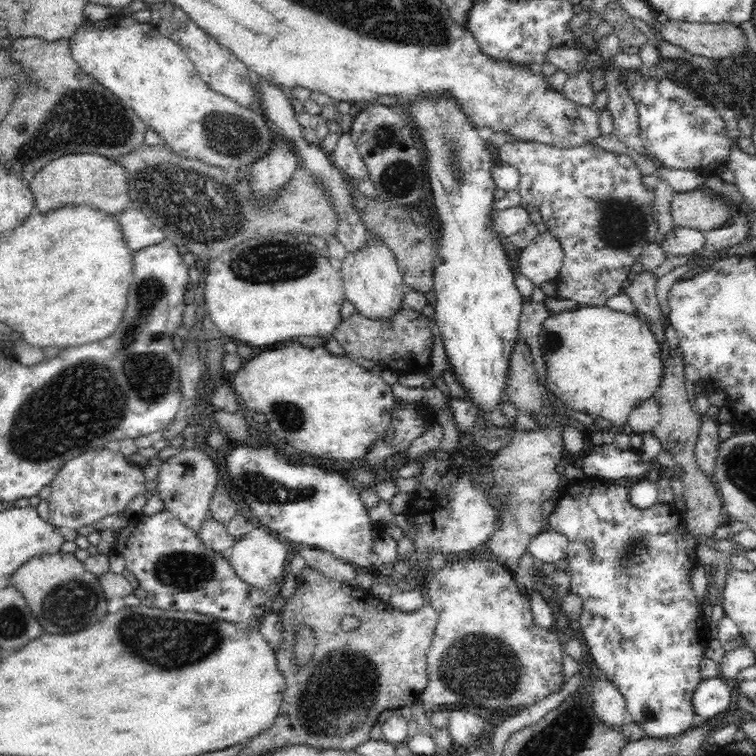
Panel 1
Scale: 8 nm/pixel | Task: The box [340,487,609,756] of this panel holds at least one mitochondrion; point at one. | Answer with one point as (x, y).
(473, 665)

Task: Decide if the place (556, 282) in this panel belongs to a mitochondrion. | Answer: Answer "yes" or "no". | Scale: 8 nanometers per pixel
no

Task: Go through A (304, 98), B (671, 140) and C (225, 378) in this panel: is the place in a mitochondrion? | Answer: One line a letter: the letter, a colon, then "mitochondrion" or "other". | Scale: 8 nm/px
A: other
B: other
C: other

